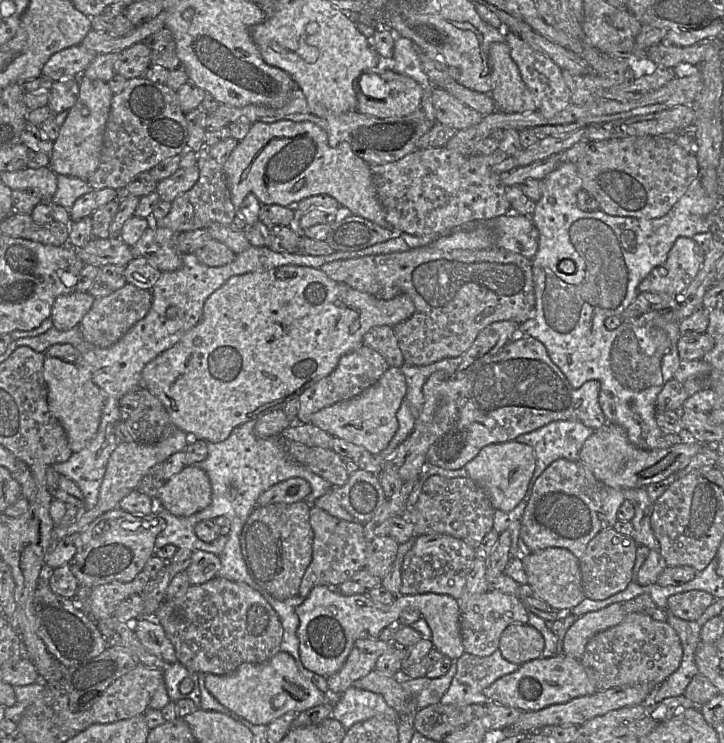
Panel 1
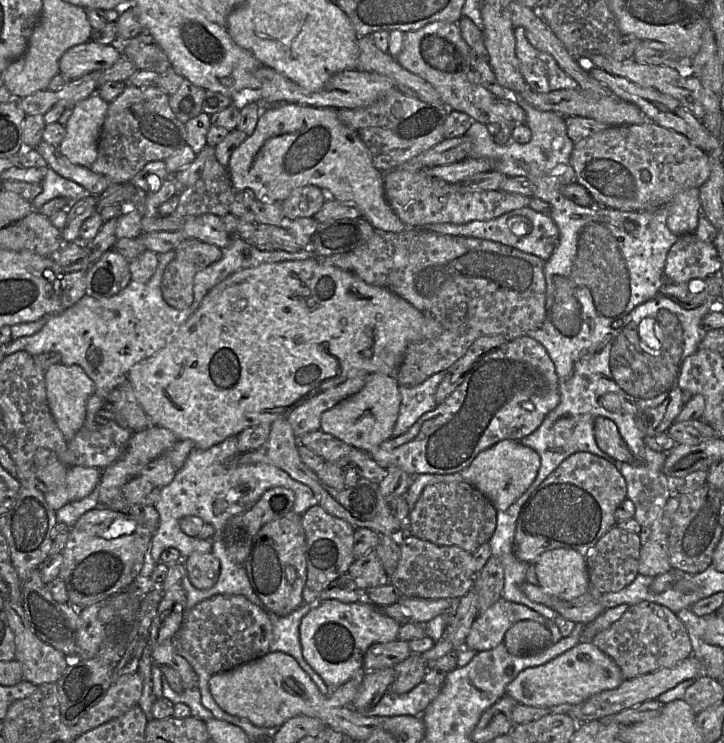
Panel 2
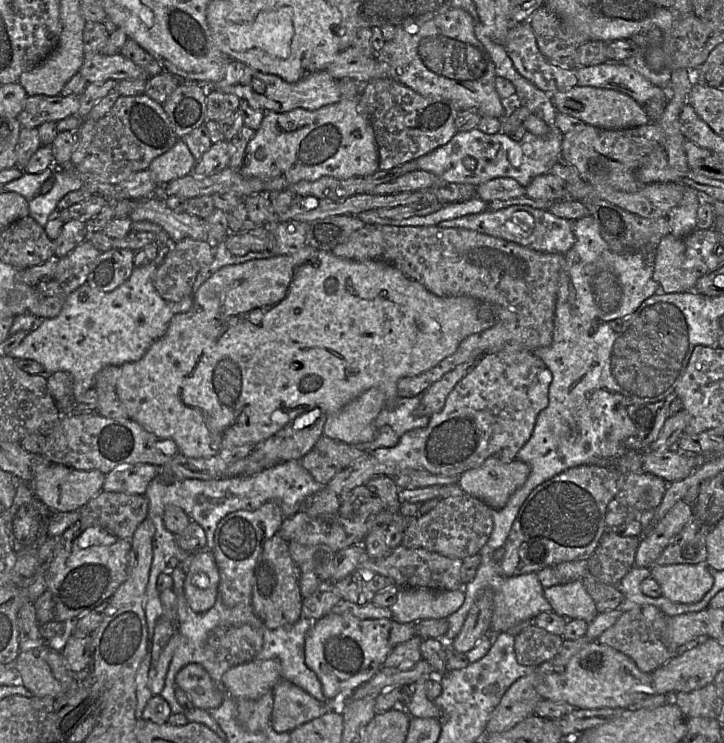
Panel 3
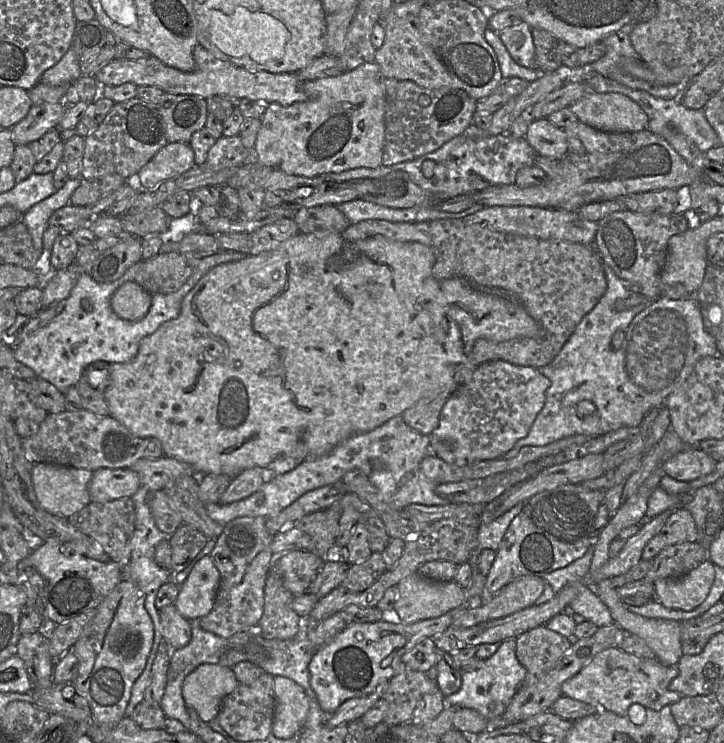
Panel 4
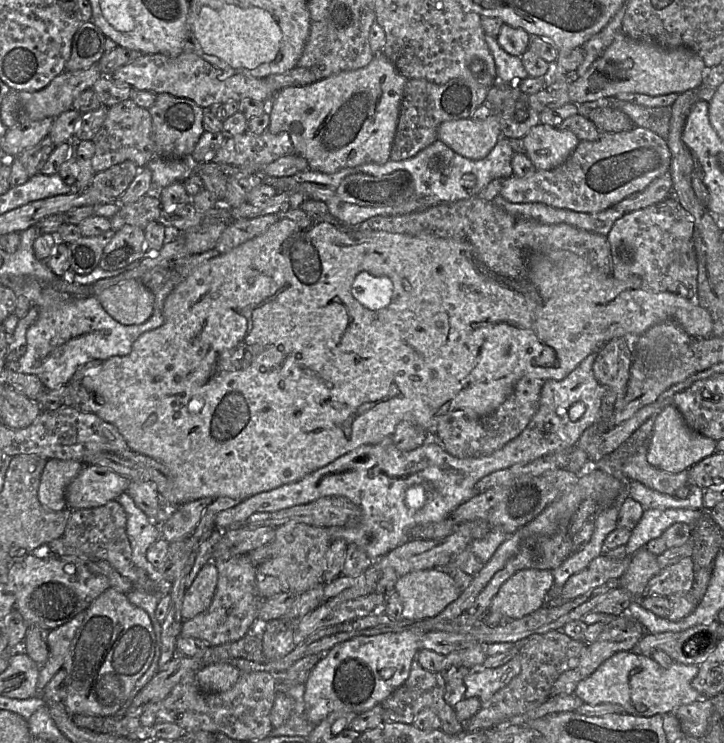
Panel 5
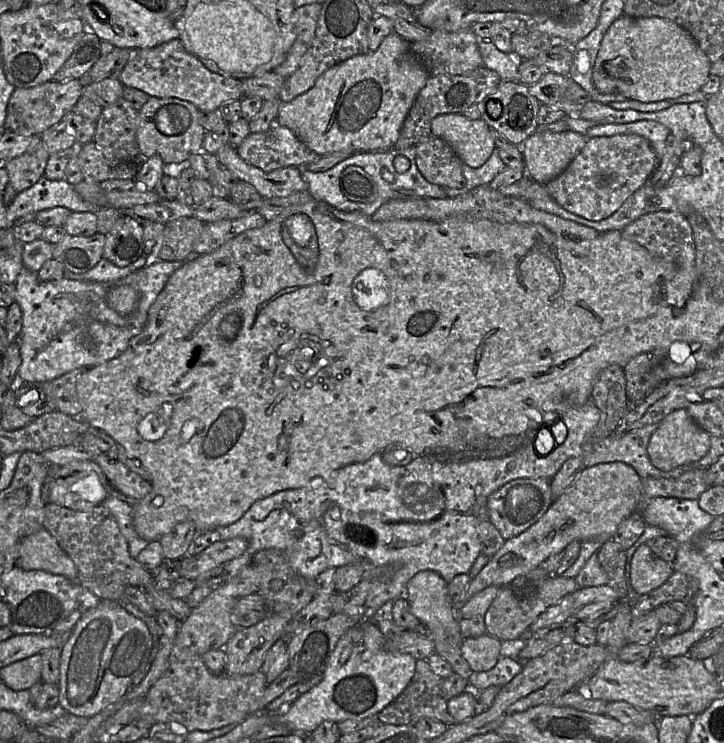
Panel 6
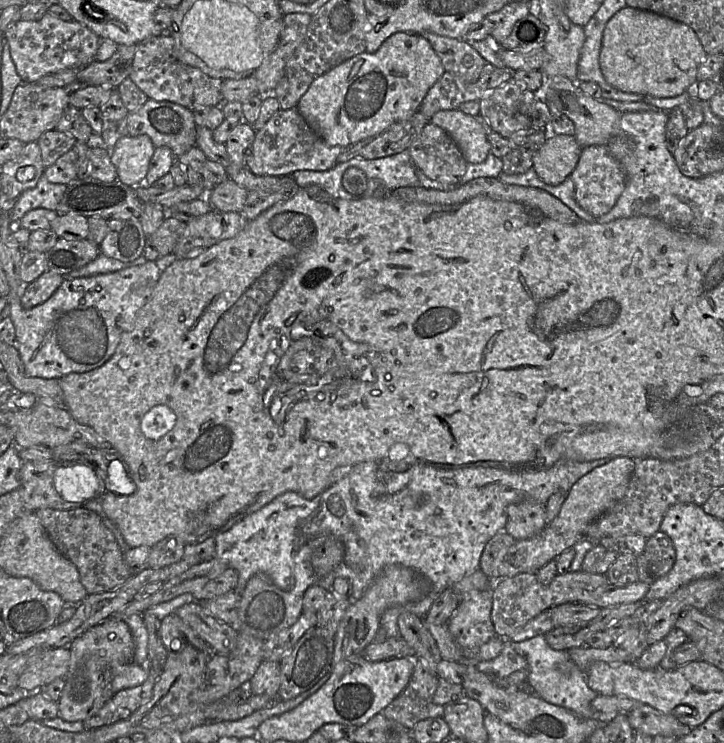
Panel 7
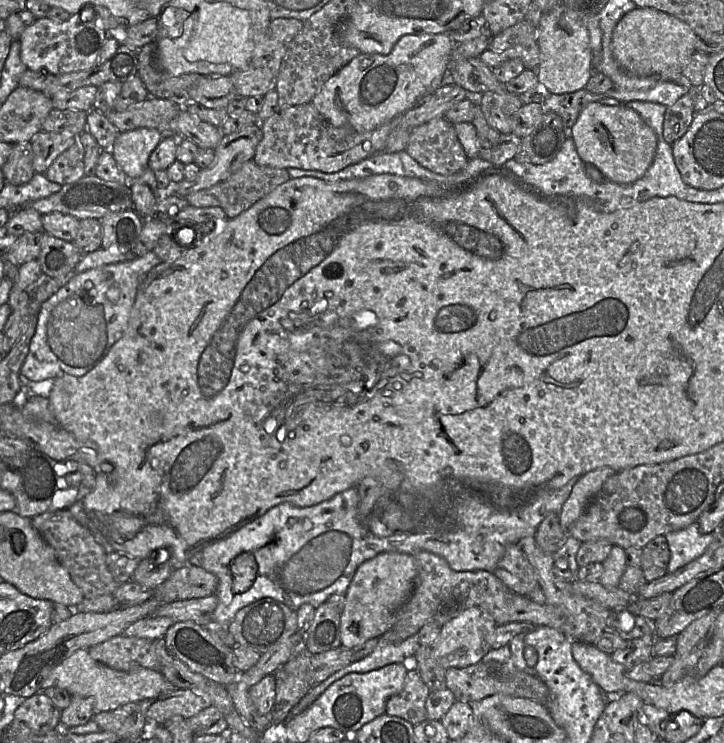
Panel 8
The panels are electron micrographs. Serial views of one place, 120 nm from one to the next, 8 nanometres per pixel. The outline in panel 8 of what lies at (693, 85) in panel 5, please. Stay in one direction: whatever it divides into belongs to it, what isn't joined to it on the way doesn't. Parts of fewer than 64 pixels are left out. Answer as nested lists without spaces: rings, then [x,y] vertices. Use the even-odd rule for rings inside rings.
[[[636,7],[627,12],[612,33],[612,52],[616,62],[632,75],[658,76],[663,81],[675,81],[696,52],[699,36],[684,21],[661,10]]]

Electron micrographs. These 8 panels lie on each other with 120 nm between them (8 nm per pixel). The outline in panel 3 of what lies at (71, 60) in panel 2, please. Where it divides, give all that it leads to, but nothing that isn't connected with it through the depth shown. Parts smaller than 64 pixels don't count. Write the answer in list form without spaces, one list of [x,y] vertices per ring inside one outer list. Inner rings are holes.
[[[101,52],[85,53],[84,62],[79,70],[88,83],[113,79],[144,79],[150,76],[138,65],[121,53],[105,55]]]

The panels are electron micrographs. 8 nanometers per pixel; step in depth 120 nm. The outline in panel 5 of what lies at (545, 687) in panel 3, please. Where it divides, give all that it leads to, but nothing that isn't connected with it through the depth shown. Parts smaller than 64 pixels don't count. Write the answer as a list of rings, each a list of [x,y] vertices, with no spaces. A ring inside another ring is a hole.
[[[619,651],[605,660],[594,673],[580,681],[574,694],[584,703],[620,705],[624,713],[630,715],[663,715],[671,713],[677,707],[705,698],[692,687],[692,680],[698,671],[696,664],[673,662],[669,667],[662,667],[650,656],[634,651]]]

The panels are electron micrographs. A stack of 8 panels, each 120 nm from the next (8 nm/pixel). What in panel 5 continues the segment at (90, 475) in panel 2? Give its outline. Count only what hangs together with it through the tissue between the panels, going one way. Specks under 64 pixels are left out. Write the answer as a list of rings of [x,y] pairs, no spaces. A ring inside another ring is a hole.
[[[48,459],[38,488],[38,499],[48,510],[60,512],[68,509],[65,493],[68,485],[84,467],[73,460]]]

